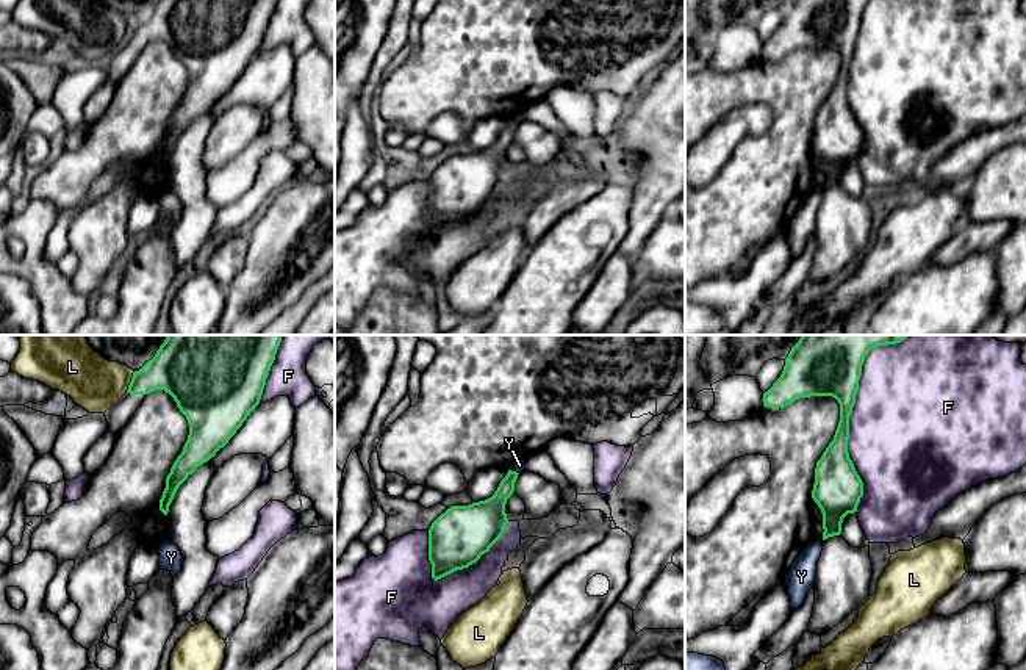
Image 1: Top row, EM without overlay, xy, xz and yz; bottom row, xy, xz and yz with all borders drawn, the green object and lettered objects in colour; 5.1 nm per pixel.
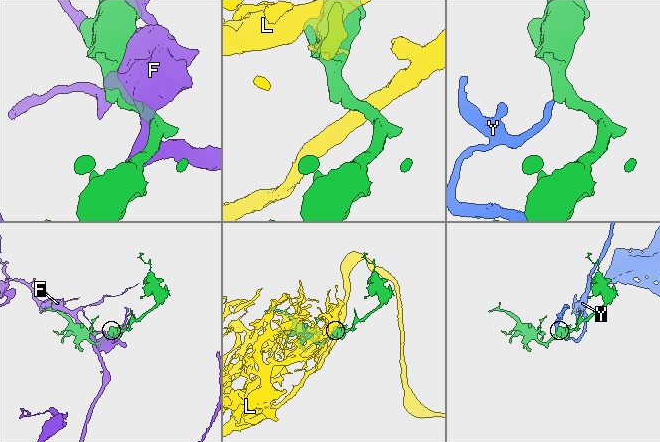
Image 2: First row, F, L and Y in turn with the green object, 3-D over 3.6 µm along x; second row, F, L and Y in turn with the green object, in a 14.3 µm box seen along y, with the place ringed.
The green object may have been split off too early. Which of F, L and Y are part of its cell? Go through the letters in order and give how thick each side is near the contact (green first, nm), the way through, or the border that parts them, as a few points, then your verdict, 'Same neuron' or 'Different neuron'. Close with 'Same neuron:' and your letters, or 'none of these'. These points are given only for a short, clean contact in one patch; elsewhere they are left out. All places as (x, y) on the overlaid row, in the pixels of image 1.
F: Thickness 280 nm (green) against 500 nm. Different neuron
L: Thickness 260 nm (green) against 280 nm. Boundary: xy (135, 371), (125, 392). Different neuron
Y: Thickness 160 nm (green) against 60 nm. Boundary: xz (509, 468), (518, 473). Different neuron
Same neuron: none of these

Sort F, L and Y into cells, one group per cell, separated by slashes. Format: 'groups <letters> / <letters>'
groups F / L / Y

